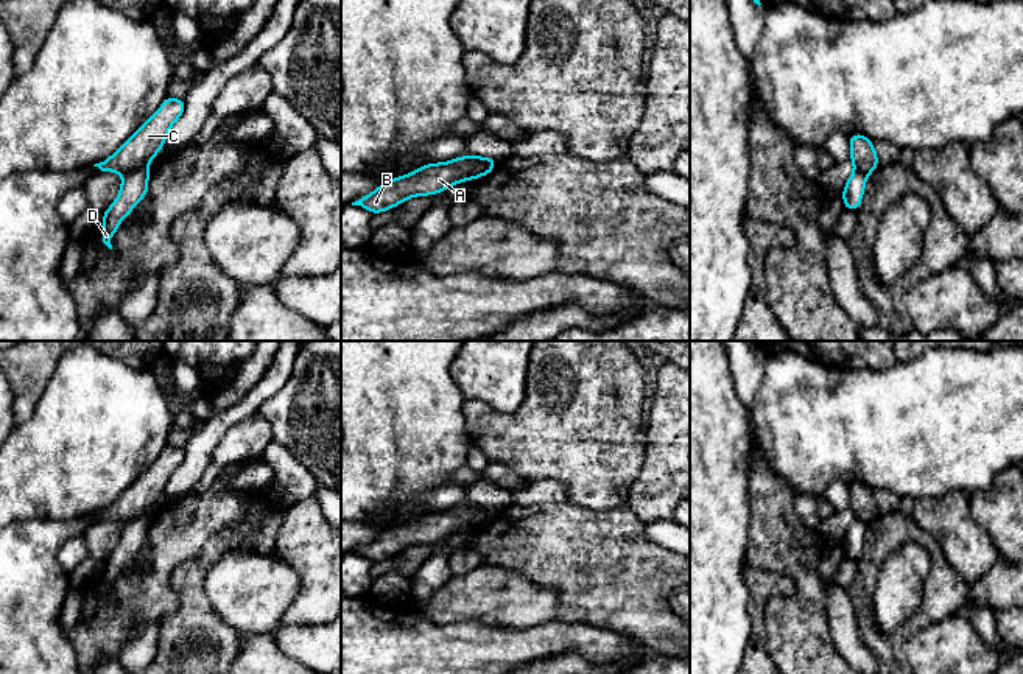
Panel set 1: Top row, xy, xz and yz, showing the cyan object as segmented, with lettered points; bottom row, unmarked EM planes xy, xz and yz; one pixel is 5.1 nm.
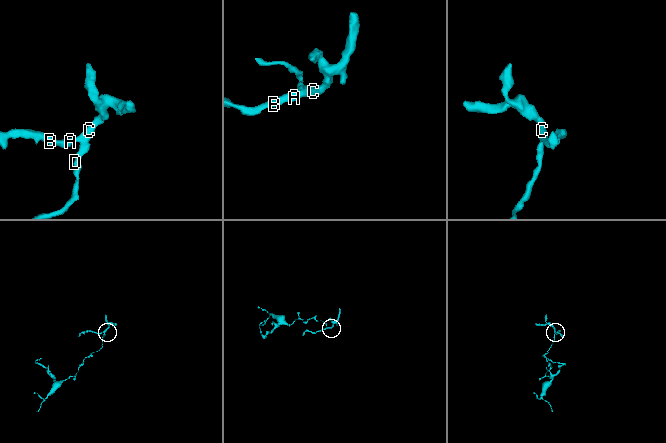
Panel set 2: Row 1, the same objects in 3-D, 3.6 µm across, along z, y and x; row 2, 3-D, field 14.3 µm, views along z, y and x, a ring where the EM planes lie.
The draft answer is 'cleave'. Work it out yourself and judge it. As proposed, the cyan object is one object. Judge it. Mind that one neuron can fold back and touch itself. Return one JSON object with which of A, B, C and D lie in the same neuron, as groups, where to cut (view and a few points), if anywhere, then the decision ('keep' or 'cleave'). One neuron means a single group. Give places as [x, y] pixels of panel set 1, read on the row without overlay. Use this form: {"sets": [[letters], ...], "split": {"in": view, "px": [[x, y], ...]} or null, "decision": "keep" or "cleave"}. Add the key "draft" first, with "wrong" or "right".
{"draft": "right", "sets": [["A", "B", "C"], ["D"]], "split": {"in": "xy", "px": [[145, 517], [136, 517], [125, 523]]}, "decision": "cleave"}

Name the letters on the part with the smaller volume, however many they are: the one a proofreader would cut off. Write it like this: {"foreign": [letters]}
{"foreign": ["A", "B", "C"]}

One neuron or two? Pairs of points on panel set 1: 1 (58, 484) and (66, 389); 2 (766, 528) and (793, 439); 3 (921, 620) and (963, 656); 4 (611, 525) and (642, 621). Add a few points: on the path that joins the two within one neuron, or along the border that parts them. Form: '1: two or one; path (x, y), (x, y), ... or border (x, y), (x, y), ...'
1: one; path (63, 461), (66, 413)
2: two; border (760, 447), (768, 466), (794, 492)
3: two; border (959, 612), (921, 626), (905, 643), (905, 654)
4: one; path (611, 548), (611, 572), (632, 598)

